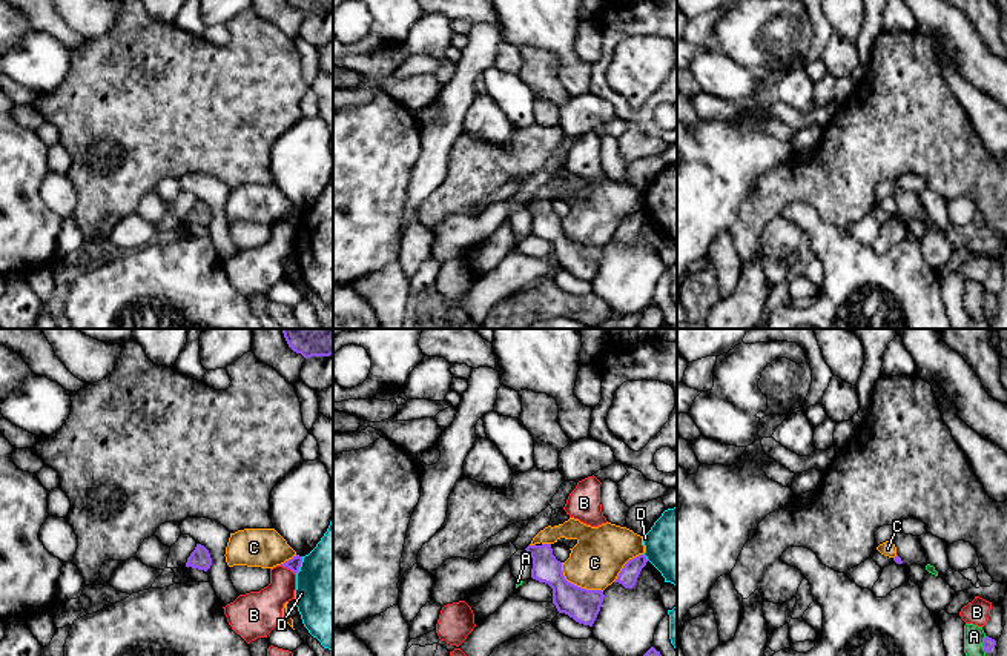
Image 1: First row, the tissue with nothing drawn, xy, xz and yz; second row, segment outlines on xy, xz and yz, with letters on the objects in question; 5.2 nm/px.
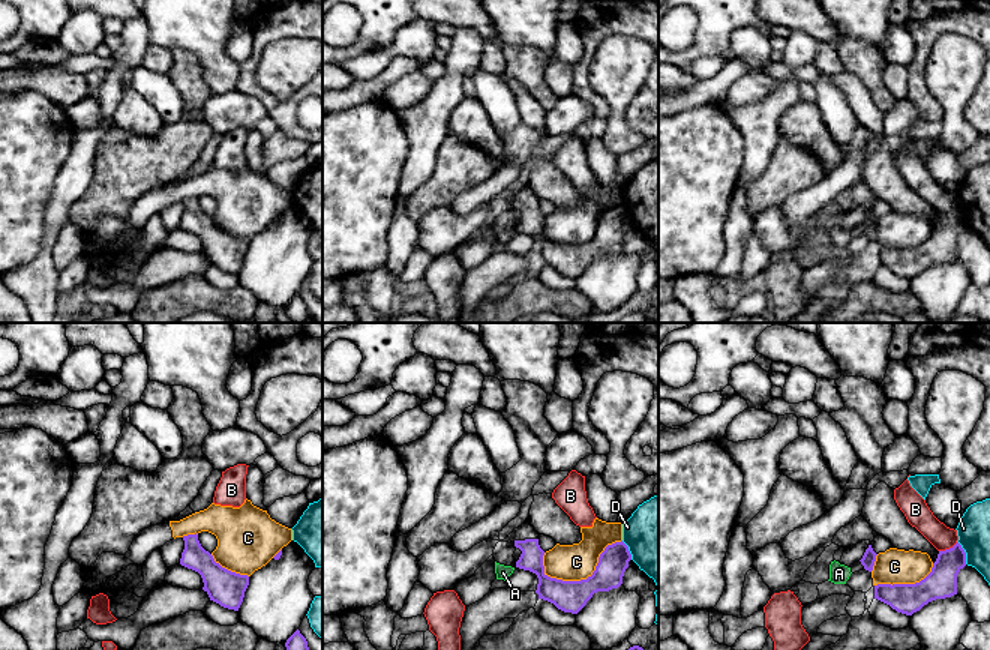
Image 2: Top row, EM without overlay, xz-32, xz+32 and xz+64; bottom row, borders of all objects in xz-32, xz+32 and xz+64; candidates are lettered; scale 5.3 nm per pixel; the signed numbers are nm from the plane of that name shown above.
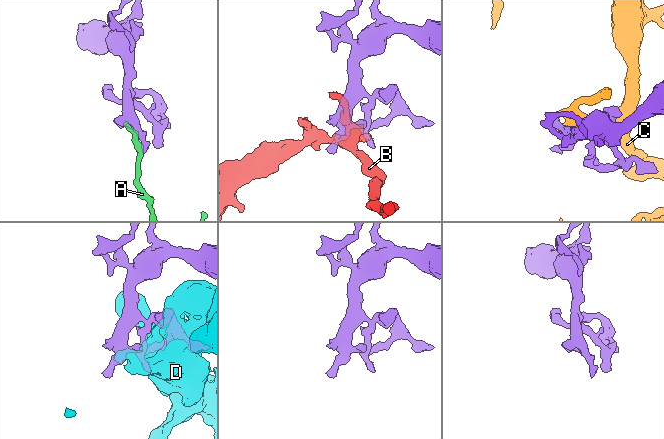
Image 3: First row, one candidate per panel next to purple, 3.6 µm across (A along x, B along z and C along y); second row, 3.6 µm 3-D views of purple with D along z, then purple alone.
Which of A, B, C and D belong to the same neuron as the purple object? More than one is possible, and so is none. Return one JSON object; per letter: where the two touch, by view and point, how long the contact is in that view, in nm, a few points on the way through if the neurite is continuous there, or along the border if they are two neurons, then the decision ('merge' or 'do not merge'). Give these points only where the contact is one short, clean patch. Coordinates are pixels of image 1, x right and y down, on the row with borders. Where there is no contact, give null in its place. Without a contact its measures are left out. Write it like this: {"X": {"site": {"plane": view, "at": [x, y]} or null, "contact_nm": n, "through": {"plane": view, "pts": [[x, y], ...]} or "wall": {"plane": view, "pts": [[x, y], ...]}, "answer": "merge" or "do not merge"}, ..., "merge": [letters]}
{"A": {"site": {"plane": "yz", "at": [983, 644]}, "contact_nm": 90, "wall": {"plane": "yz", "pts": [[986, 636], [983, 642], [984, 652]]}, "answer": "do not merge"}, "B": {"site": {"plane": "xy", "at": [289, 567]}, "contact_nm": 100, "answer": "do not merge"}, "C": {"site": {"plane": "xz", "at": [576, 586]}, "contact_nm": 280, "answer": "do not merge"}, "D": {"site": {"plane": "xy", "at": [300, 566]}, "contact_nm": 100, "answer": "do not merge"}, "merge": []}

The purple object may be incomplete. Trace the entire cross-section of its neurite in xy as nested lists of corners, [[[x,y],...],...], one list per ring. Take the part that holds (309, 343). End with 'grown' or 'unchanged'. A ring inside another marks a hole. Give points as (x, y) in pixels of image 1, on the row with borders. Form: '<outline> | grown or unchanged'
[[[282,329],[289,347],[304,358],[333,355],[333,329]]] | unchanged

